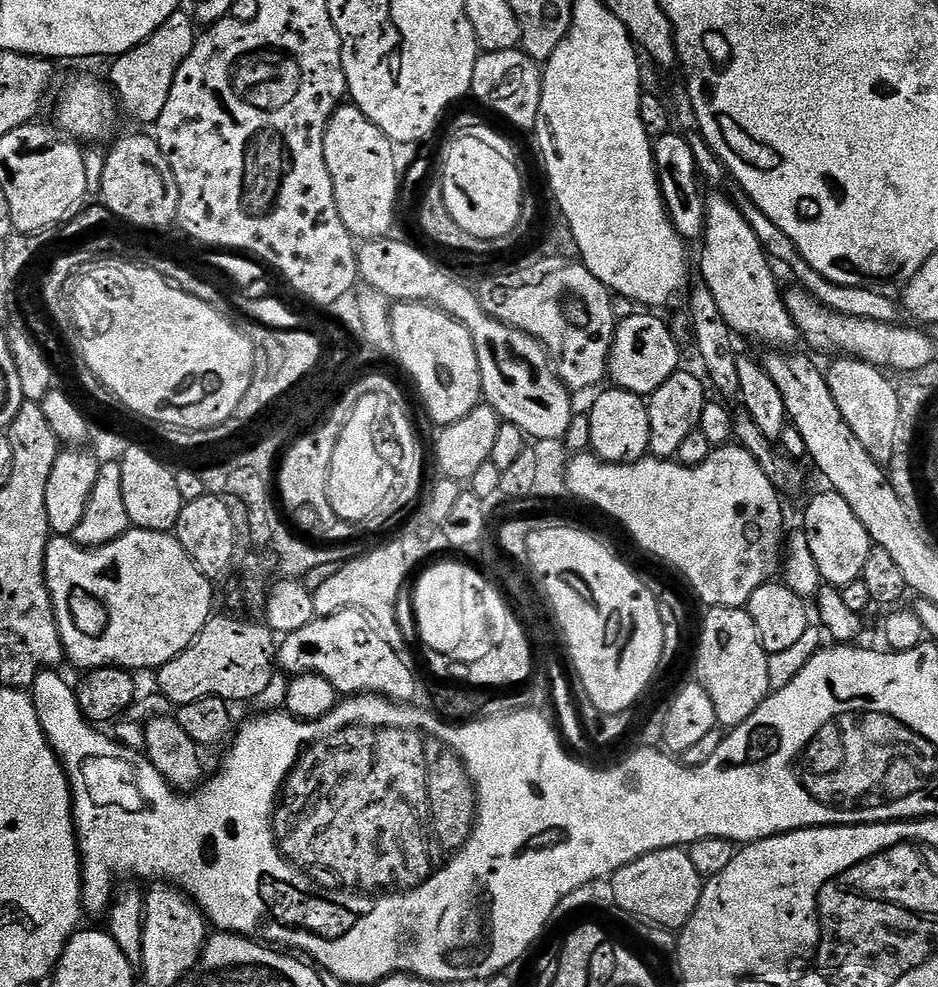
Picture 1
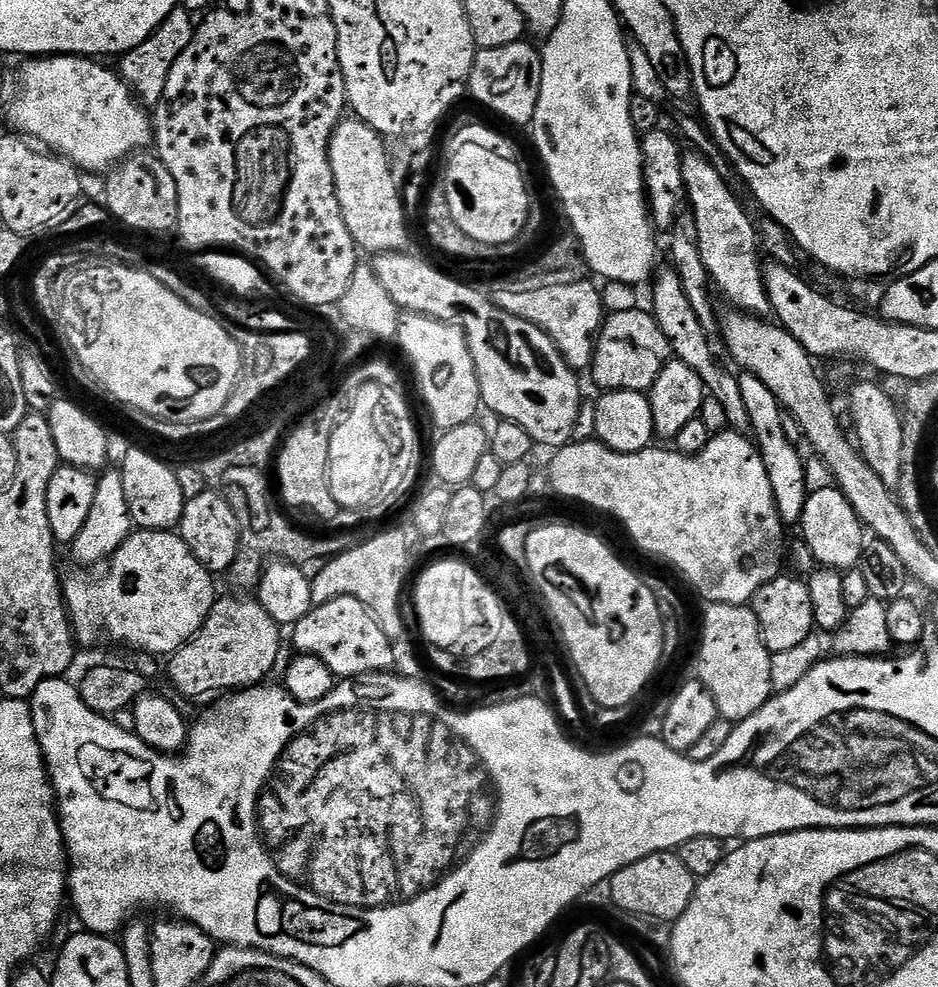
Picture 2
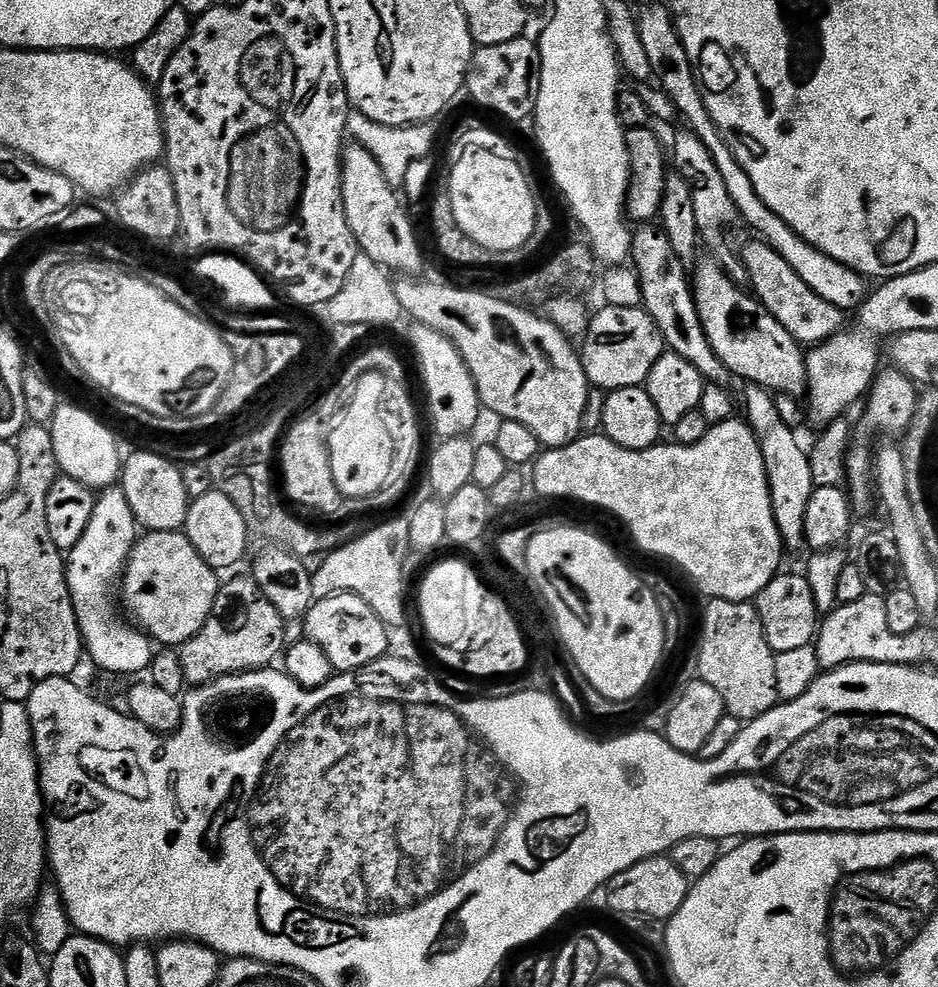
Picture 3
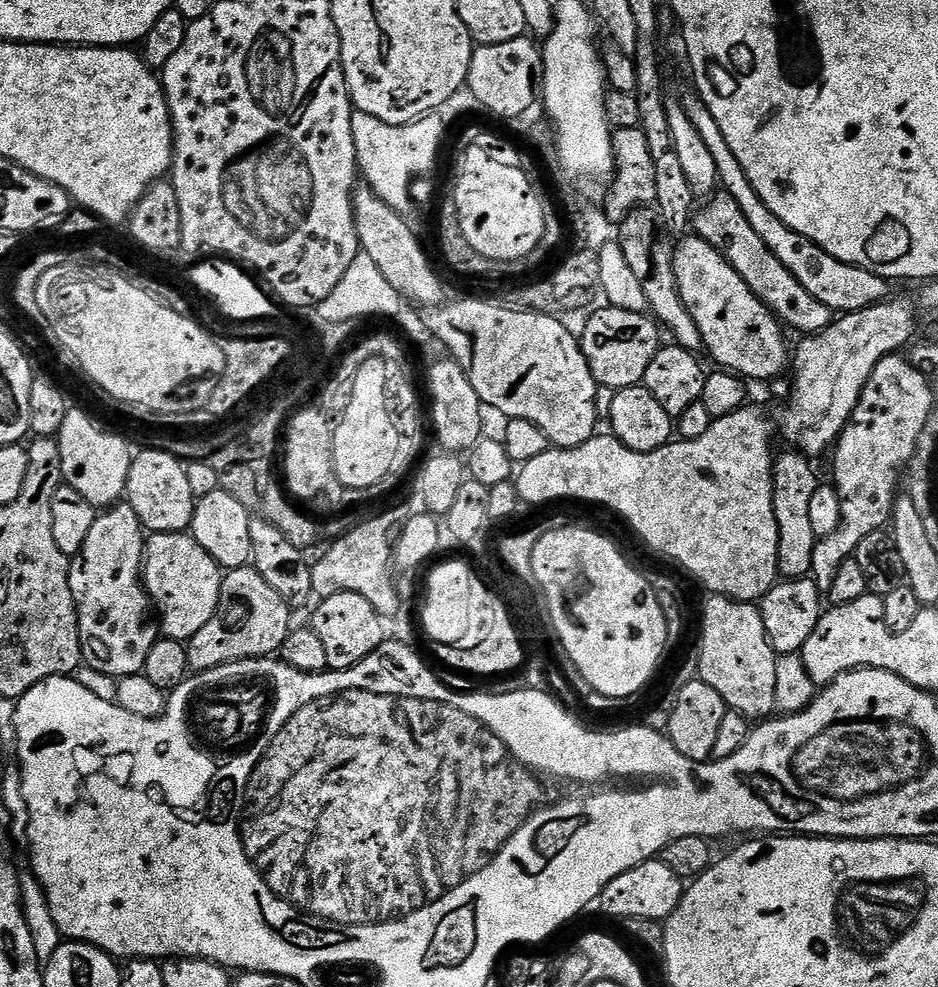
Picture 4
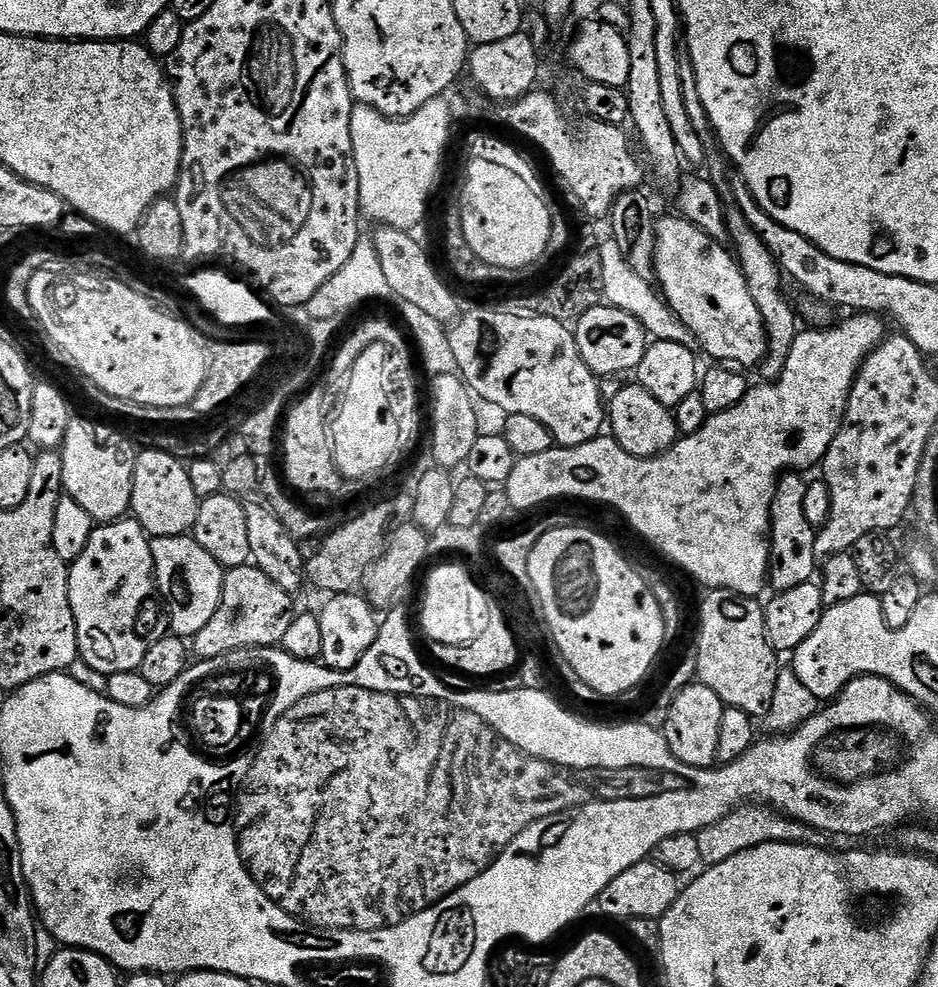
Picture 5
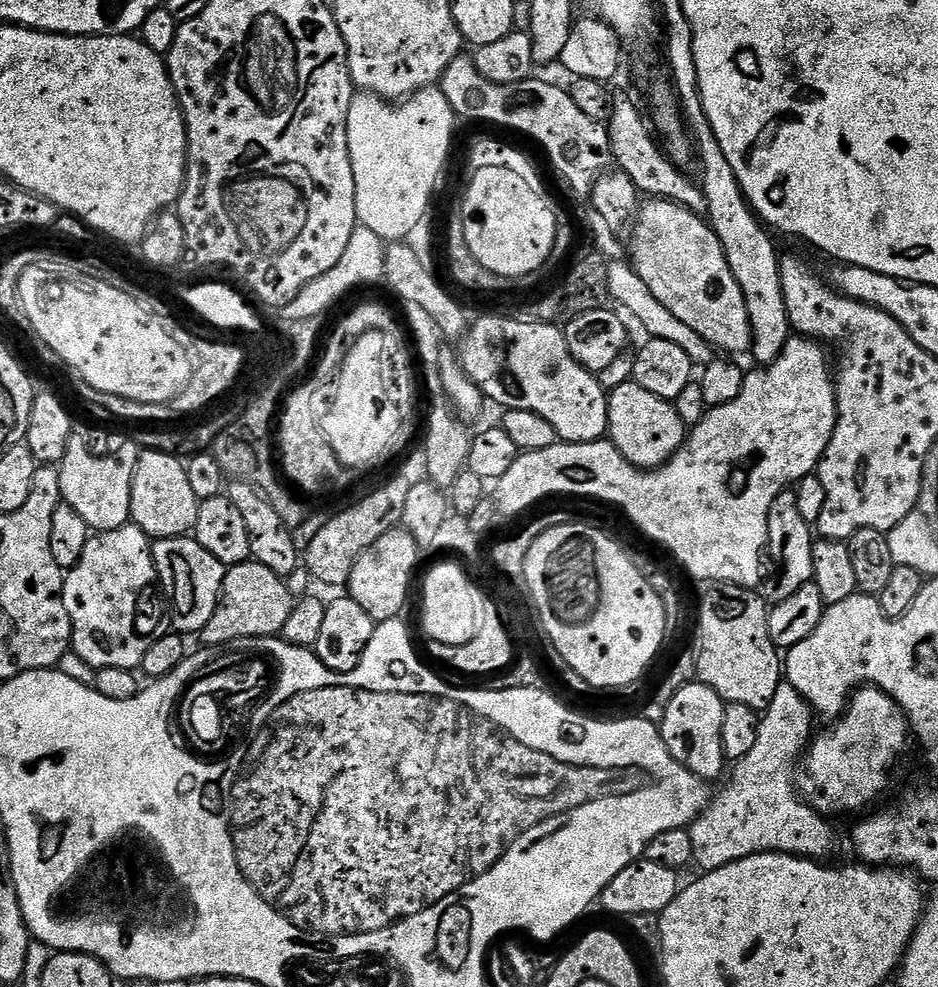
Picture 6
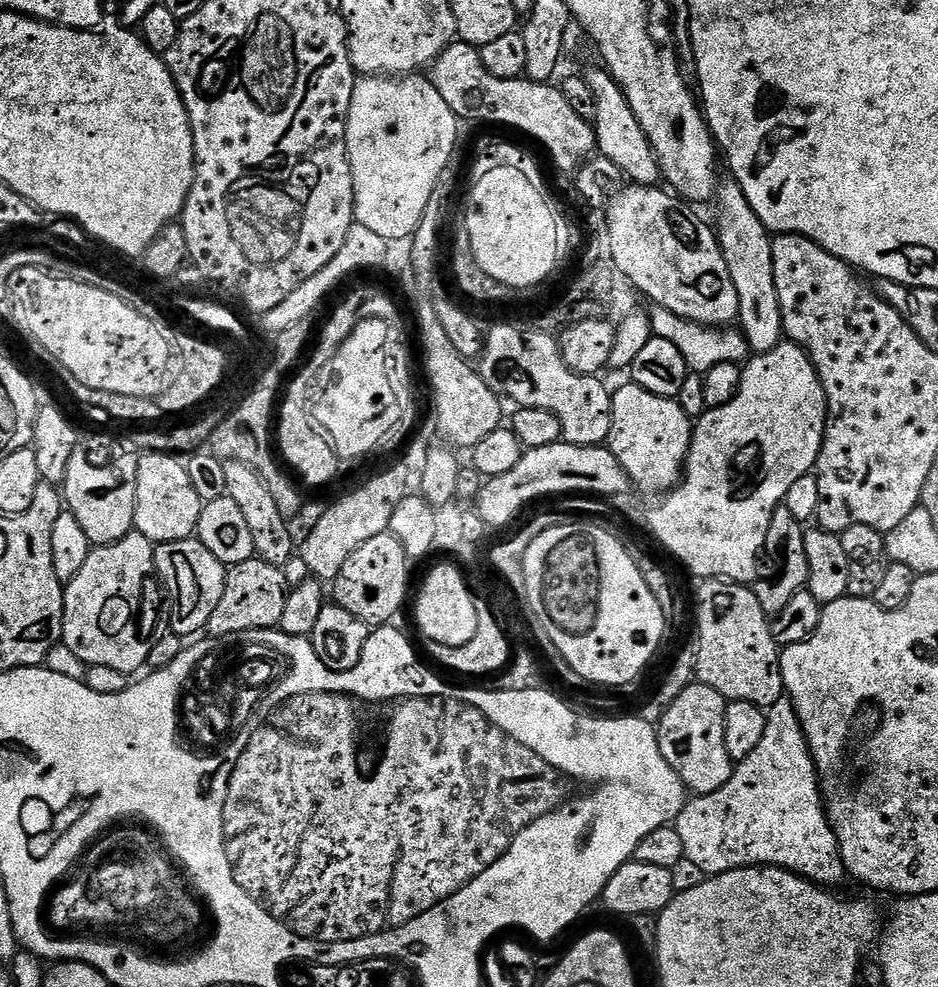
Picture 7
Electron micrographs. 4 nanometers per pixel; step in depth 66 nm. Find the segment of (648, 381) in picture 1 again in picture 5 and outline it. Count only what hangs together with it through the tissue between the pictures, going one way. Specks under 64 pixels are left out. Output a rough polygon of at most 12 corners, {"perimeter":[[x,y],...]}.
{"perimeter":[[604,302],[574,321],[598,378],[635,373],[650,343],[638,318]]}

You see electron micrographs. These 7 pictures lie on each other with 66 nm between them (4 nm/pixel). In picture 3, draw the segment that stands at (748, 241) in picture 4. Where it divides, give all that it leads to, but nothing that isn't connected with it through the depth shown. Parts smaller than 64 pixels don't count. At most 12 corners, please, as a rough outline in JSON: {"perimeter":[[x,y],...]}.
{"perimeter":[[765,241],[740,257],[753,296],[801,345],[845,331]]}

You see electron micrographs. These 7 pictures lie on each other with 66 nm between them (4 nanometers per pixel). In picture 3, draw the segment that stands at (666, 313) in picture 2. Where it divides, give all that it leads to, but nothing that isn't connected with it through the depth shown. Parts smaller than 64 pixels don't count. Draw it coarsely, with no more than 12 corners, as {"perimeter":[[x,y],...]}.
{"perimeter":[[637,227],[642,307],[667,351],[708,384],[732,372],[698,318],[686,265],[664,229]]}

